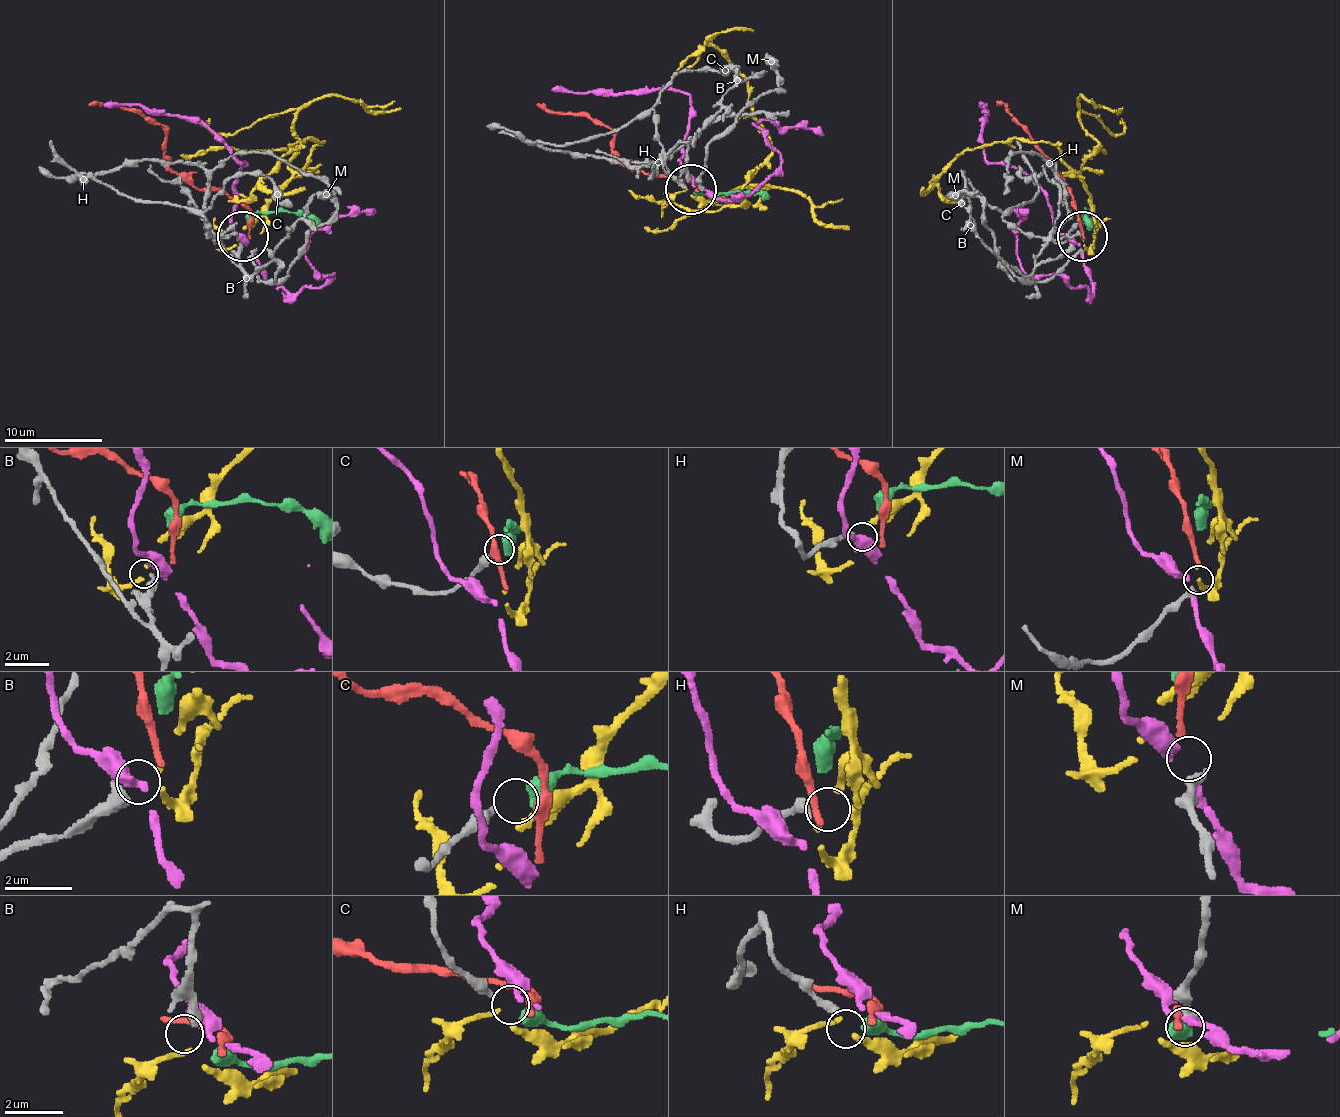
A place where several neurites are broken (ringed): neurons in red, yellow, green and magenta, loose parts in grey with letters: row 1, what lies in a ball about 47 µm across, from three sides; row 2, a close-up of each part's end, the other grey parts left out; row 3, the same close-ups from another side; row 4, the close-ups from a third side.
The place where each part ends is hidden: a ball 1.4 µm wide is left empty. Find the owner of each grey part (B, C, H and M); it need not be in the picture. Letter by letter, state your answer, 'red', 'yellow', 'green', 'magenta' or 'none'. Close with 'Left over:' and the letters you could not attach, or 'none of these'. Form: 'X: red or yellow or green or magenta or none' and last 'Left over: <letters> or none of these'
B: yellow
C: green
H: none
M: red
Left over: H

